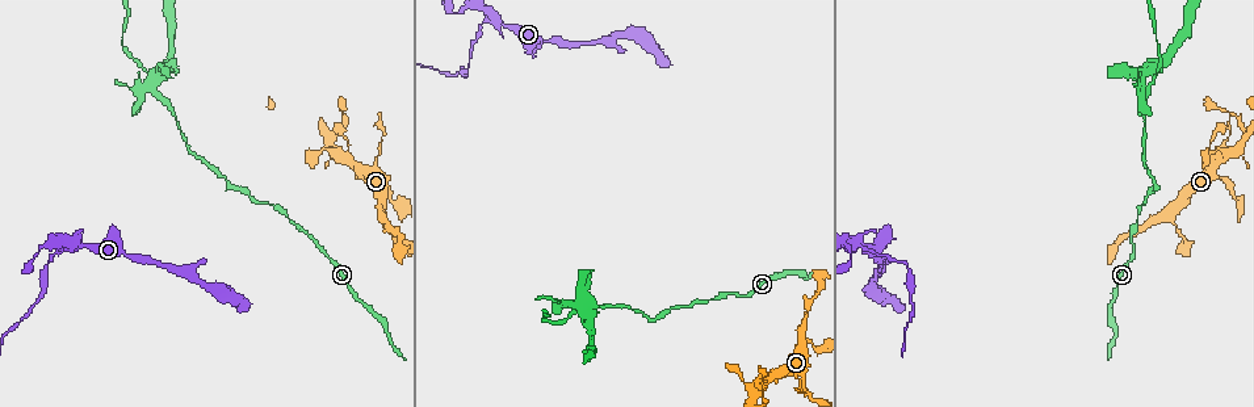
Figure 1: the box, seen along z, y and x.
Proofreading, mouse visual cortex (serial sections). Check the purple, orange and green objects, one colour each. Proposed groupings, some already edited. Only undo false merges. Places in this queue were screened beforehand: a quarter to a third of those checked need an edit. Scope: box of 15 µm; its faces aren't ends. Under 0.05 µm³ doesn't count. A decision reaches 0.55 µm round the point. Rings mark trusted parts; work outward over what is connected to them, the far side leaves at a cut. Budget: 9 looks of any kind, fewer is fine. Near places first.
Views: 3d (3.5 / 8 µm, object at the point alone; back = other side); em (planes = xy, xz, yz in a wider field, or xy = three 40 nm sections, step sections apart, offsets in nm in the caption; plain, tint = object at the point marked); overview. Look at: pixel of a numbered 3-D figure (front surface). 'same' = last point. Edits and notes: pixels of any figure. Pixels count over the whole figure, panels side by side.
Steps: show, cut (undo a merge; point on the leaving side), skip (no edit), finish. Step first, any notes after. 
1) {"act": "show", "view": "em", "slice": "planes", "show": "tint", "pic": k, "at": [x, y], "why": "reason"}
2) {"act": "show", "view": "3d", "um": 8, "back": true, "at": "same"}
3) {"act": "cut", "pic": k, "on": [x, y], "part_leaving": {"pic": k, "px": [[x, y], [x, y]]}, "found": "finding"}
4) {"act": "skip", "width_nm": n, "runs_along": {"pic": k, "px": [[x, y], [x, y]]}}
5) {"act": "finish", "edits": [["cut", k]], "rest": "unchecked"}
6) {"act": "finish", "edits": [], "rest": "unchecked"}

{"act": "show", "view": "3d", "um": 3.5, "back": true, "pic": 1, "at": [1209, 146], "why": "narrows sharply"}

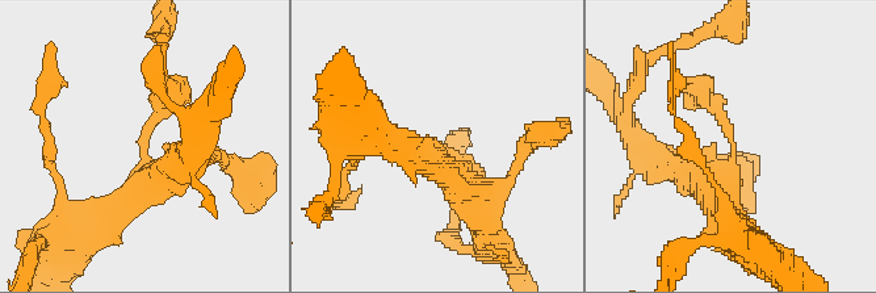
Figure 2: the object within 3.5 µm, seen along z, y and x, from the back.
{"act": "show", "view": "em", "slice": "xy", "step": 2, "show": "tint", "pic": 2, "at": [435, 146]}

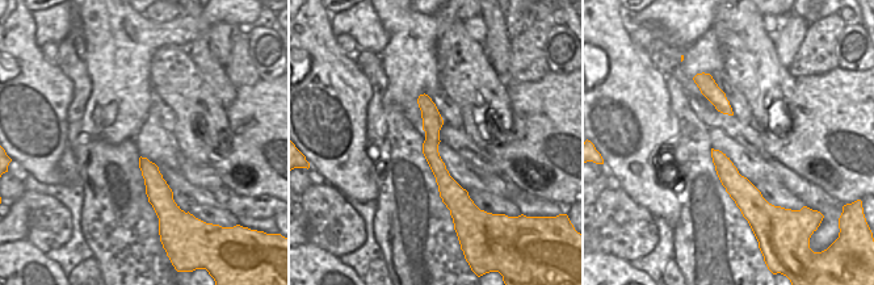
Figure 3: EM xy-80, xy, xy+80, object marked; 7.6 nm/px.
{"act": "skip", "found": "all the same cell"}

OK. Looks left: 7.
{"act": "show", "view": "3d", "um": 3.5, "pic": 1, "at": [803, 335], "why": "thin arm on a thick one"}

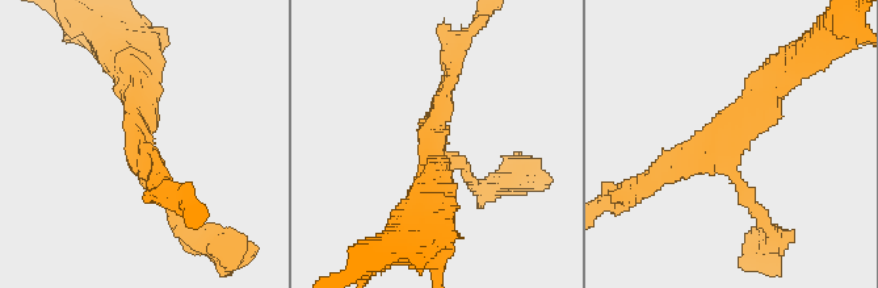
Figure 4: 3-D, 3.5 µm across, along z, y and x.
{"act": "show", "view": "em", "slice": "xy", "step": 2, "show": "tint", "pic": 4, "at": [434, 149], "arms": 3, "arm_widths_nm": [150, 250, 400], "why": "need the tissue"}

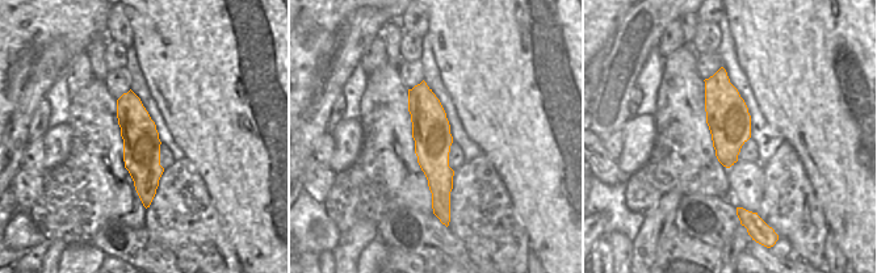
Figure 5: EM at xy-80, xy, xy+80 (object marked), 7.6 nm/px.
{"act": "skip", "runs_along": {"pic": 4, "px": [[793, 62], [736, 130], [669, 171]]}, "found": "one cell here"}

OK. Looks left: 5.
{"act": "show", "view": "3d", "um": 3.5, "pic": 1, "at": [1144, 124], "why": "thin neck"}

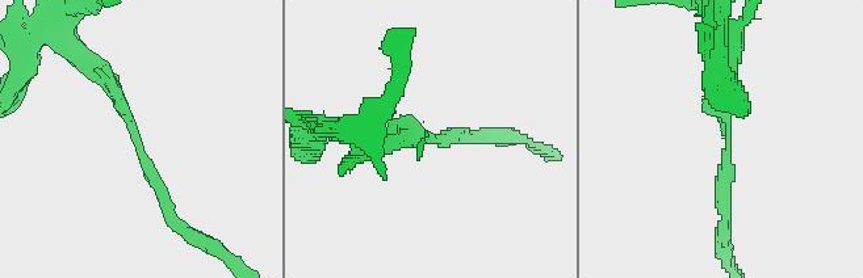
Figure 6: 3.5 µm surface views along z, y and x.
{"act": "show", "view": "em", "slice": "xy", "step": 2, "show": "tint", "pic": 6, "at": [434, 138], "arm_widths_nm": [150, 200]}

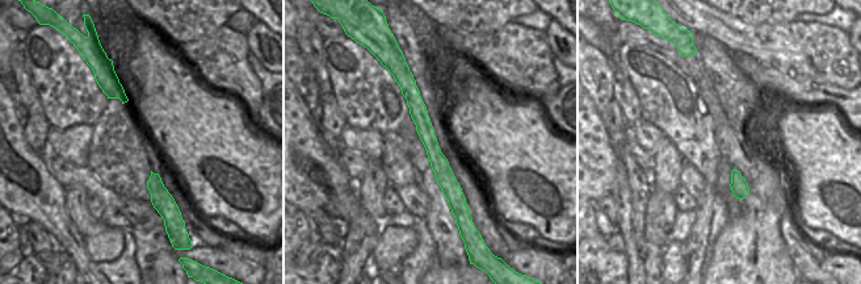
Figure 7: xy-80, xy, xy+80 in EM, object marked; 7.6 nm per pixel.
{"act": "show", "view": "em", "slice": "xy", "step": 5, "show": "tint", "at": "same"}

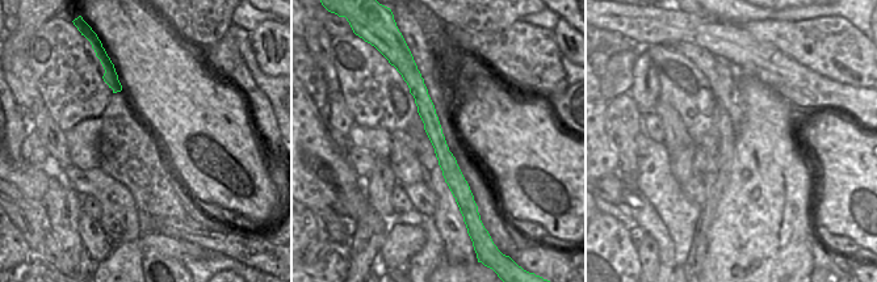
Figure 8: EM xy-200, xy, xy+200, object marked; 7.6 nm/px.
{"act": "cut", "pic": 6, "on": [715, 51], "found": "a second cell is stuck on"}

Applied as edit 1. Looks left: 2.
{"act": "show", "view": "3d", "um": 3.5, "pic": 1, "at": [857, 241], "why": "three arms meet"}

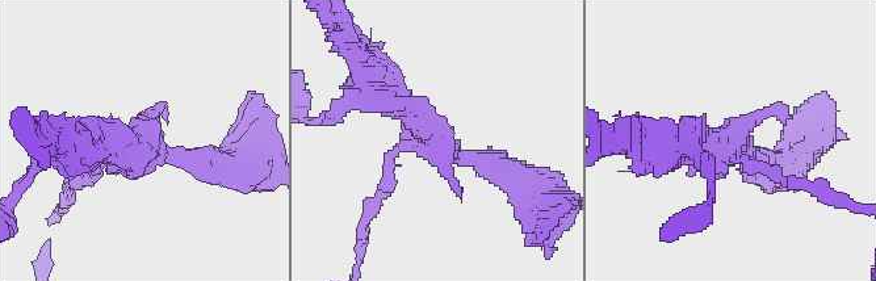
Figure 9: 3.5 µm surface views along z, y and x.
{"act": "show", "view": "em", "slice": "xy", "step": 1, "show": "tint", "pic": 9, "at": [134, 151], "why": "shape alone is not enough"}

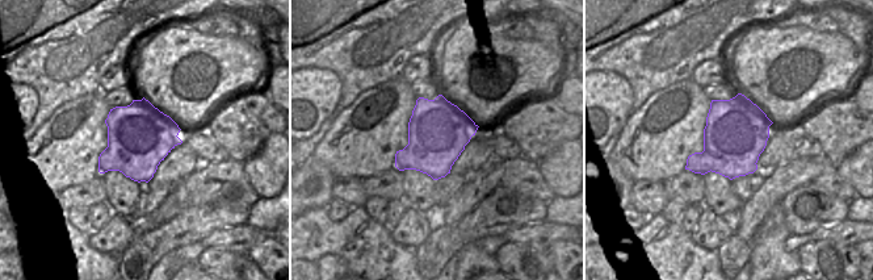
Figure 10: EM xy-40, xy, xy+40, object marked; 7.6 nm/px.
{"act": "cut", "pic": 9, "on": [380, 194], "part_leaving": {"pic": 9, "px": [[393, 155], [360, 263]]}, "found": "two cells meet here"}

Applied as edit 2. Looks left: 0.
{"act": "finish", "edits": [["cut", 6], ["cut", 9]], "rest": "unchecked"}

